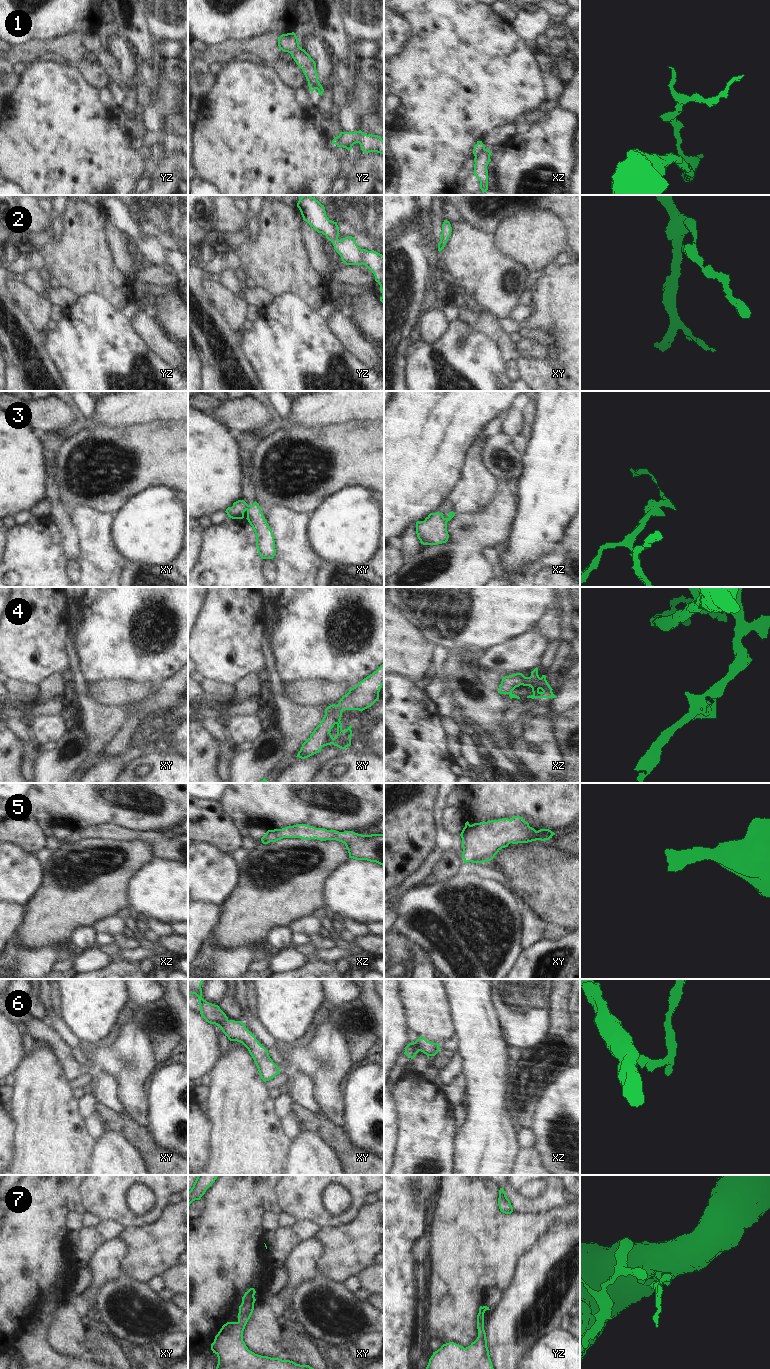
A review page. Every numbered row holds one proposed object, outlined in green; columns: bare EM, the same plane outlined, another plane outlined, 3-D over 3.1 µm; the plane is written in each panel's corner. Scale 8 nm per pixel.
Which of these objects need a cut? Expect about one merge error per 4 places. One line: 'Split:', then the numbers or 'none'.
Split: 1, 3.

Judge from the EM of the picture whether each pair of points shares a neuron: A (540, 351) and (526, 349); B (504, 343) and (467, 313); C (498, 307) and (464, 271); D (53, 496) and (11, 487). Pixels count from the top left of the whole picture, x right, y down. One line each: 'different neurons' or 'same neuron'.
A: same neuron
B: same neuron
C: same neuron
D: different neurons

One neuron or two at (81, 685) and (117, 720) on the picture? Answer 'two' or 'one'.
one

